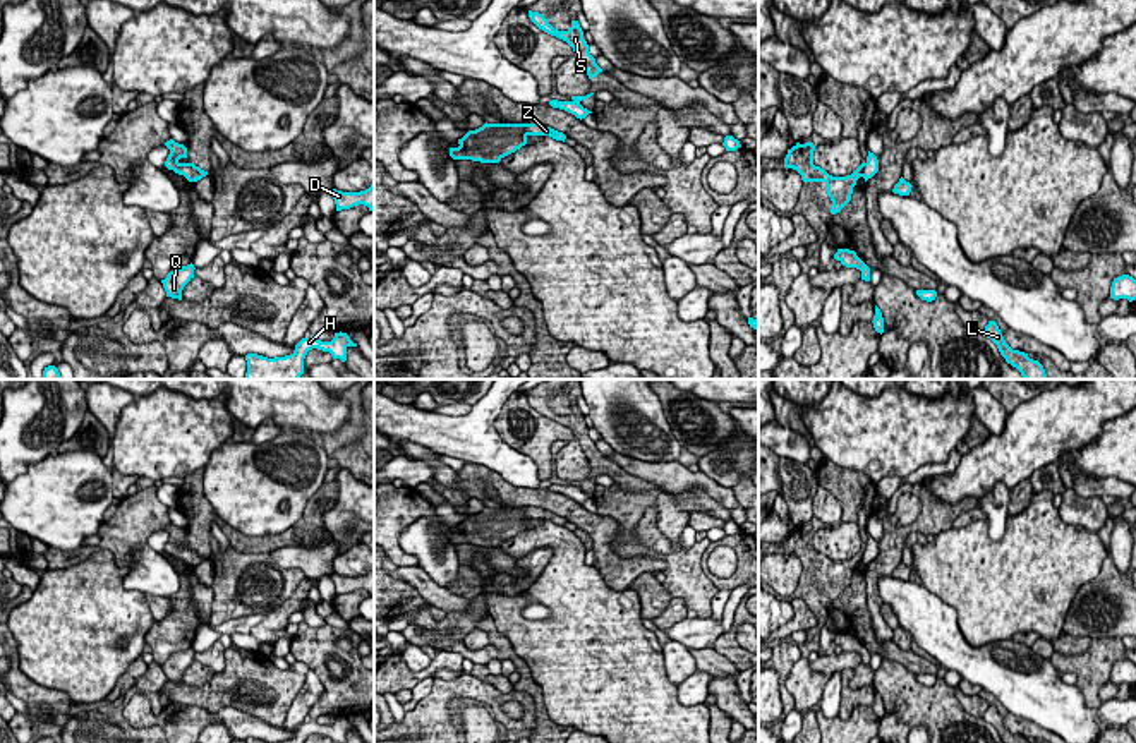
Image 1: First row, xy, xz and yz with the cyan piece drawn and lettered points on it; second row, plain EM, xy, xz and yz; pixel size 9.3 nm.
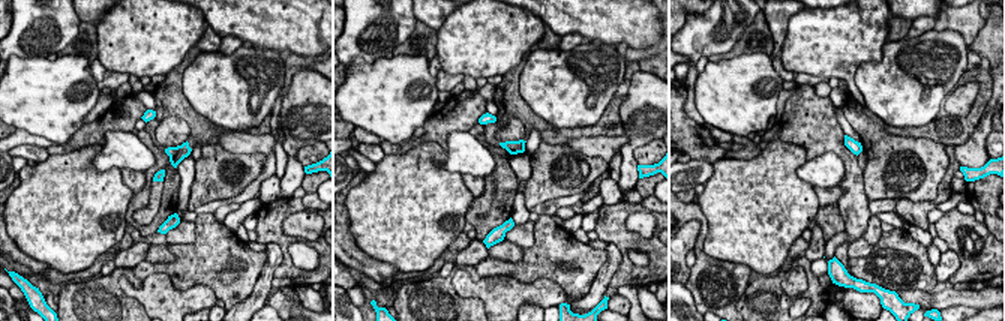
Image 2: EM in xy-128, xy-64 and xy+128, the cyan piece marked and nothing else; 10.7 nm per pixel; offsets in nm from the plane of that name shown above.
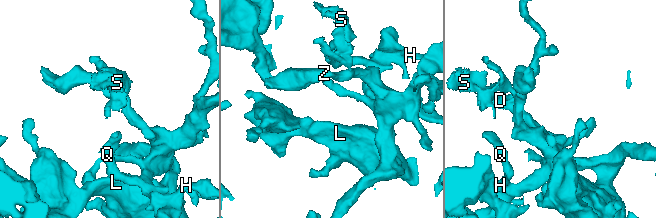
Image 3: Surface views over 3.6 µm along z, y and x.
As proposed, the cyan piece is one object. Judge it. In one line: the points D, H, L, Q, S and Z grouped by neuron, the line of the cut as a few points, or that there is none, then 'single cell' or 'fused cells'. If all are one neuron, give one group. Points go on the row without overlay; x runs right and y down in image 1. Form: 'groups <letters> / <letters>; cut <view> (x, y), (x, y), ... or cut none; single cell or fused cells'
groups D H L Q Z / S; cut yz (865, 548), (860, 560); fused cells

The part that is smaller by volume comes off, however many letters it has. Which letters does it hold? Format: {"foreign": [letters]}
{"foreign": ["S"]}

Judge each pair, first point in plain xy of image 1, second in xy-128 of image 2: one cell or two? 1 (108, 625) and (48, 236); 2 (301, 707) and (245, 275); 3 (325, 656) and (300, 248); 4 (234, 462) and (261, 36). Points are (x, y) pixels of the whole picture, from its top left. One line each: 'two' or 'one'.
1: one
2: two
3: two
4: two

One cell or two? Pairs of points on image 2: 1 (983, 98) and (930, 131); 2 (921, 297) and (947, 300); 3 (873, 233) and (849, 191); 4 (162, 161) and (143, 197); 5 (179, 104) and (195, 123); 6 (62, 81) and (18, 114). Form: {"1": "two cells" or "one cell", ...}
{"1": "one cell", "2": "one cell", "3": "two cells", "4": "one cell", "5": "one cell", "6": "one cell"}

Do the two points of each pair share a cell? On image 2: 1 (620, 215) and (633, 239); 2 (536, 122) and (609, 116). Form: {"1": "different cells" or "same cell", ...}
{"1": "same cell", "2": "same cell"}

